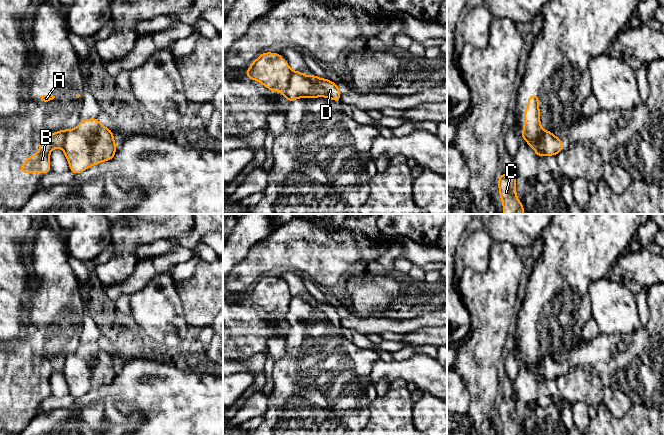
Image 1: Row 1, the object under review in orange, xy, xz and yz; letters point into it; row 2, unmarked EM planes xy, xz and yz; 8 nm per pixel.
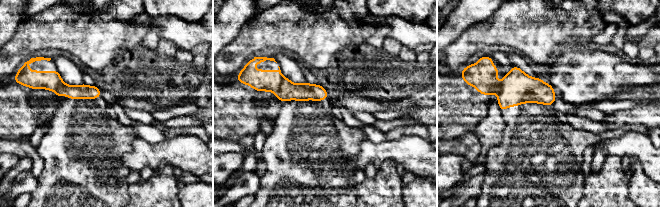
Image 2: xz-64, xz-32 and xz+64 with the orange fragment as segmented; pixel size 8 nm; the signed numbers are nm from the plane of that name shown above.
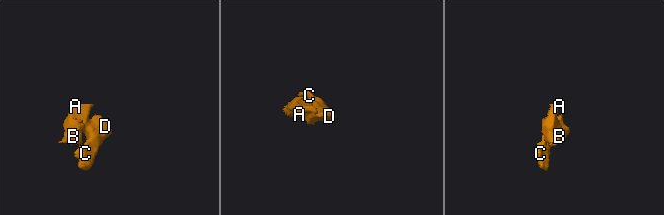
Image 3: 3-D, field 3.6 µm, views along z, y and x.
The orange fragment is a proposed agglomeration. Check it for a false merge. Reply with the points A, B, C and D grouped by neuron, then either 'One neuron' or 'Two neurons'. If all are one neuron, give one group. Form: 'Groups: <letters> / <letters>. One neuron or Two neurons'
Groups: A B / C D. Two neurons

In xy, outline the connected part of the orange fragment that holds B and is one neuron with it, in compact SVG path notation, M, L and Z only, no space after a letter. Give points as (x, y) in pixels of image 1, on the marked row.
M61 129L54 134L42 134L39 144L39 152L35 156L29 156L23 162L22 167L18 170L19 173L36 173L41 172L43 175L51 172L50 167L50 152L53 148L62 147L66 130Z

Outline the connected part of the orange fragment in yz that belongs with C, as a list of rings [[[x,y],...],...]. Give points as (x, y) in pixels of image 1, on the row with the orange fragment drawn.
[[[516,172],[500,174],[498,179],[499,194],[503,202],[503,214],[523,214],[524,205],[516,196]]]

